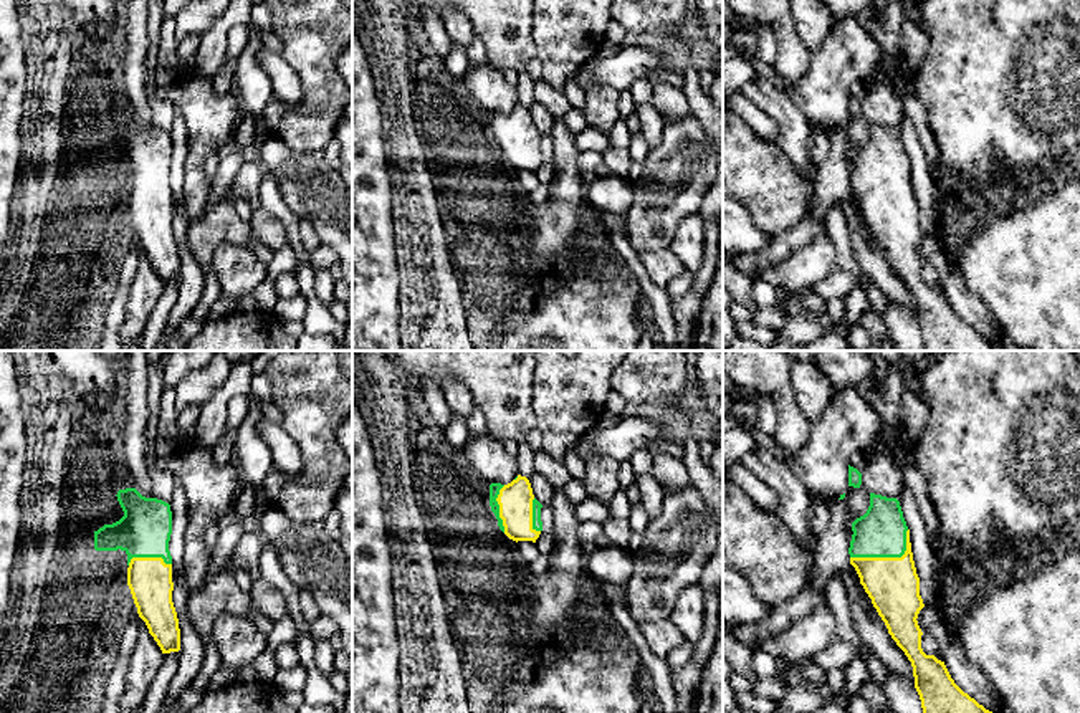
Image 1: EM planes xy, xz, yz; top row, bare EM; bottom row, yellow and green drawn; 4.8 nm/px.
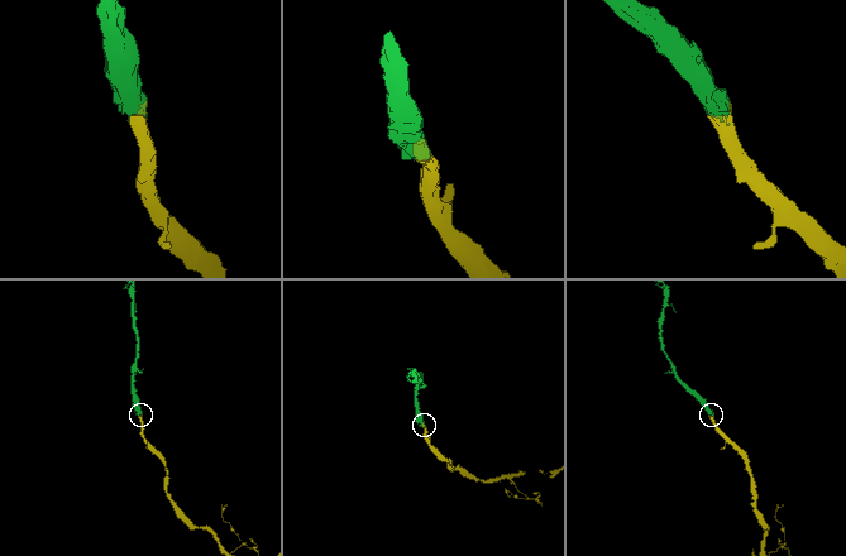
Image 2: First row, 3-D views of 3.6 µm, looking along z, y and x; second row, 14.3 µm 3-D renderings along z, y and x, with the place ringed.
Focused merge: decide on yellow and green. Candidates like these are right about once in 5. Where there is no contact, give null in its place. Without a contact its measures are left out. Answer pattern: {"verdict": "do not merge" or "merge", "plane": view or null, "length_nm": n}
{"verdict": "merge", "plane": "yz", "length_nm": 320}

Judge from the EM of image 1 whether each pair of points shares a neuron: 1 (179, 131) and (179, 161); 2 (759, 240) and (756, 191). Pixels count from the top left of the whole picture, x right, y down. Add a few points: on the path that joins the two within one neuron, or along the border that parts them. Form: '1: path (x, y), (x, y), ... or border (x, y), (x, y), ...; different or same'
1: path (179, 138), (179, 154); same
2: border (740, 202), (751, 220), (774, 237); different

